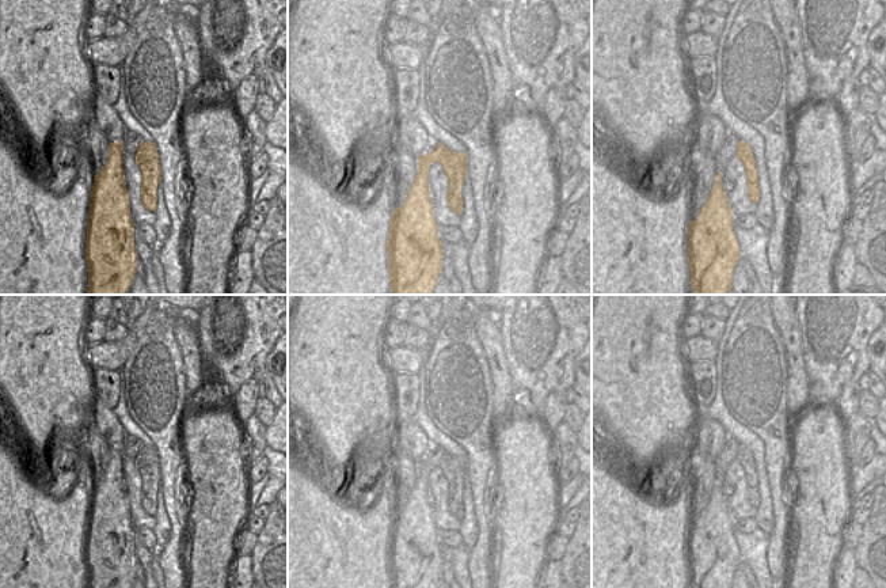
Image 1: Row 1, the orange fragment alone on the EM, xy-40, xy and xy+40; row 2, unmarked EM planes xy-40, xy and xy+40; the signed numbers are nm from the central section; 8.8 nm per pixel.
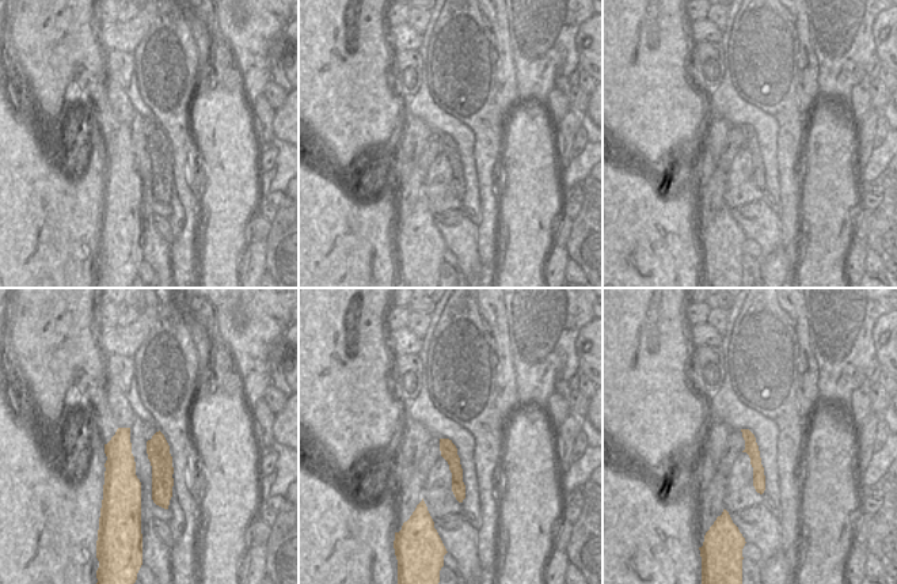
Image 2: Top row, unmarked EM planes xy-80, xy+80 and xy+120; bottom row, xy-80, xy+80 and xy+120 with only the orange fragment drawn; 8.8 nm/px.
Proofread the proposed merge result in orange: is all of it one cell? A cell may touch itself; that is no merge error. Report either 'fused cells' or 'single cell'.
fused cells

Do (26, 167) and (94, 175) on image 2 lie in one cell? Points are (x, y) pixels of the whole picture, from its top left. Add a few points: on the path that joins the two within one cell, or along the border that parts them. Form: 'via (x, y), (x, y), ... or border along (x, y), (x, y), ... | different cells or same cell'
via (42, 184), (46, 188), (78, 188) | same cell

